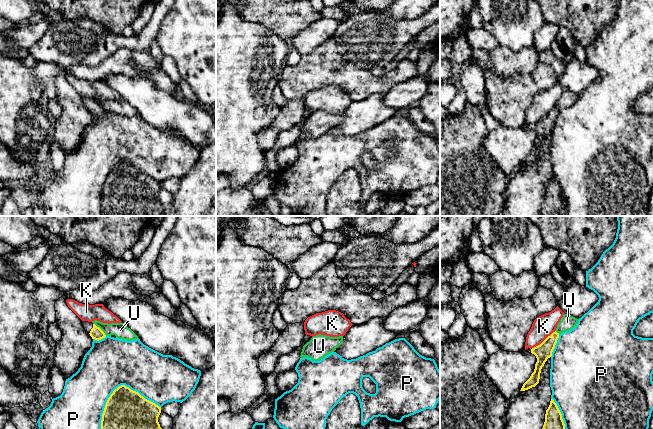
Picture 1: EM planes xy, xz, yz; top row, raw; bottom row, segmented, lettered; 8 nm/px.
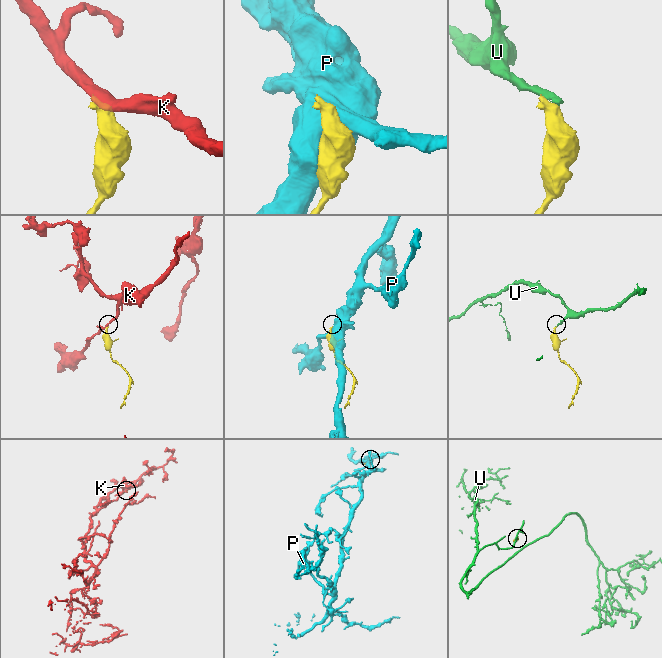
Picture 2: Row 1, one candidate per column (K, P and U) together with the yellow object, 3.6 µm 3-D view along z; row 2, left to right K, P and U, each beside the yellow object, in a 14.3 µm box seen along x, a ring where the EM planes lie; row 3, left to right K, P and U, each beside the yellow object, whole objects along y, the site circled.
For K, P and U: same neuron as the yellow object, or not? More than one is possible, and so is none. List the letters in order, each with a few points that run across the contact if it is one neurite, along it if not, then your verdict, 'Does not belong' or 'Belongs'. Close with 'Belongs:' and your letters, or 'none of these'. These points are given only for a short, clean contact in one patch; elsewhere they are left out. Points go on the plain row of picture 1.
K: Line: yz (555, 107), (532, 124). Does not belong
P: Does not belong
U: Line: xy (93, 99), (105, 111). Does not belong
Belongs: none of these

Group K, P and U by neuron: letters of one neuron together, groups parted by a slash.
K / P / U

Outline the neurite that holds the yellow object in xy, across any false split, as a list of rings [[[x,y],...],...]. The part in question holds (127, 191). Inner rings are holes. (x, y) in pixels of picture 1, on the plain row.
[[[125,161],[108,174],[101,196],[101,216],[160,216],[163,206],[158,198],[161,183]]]

